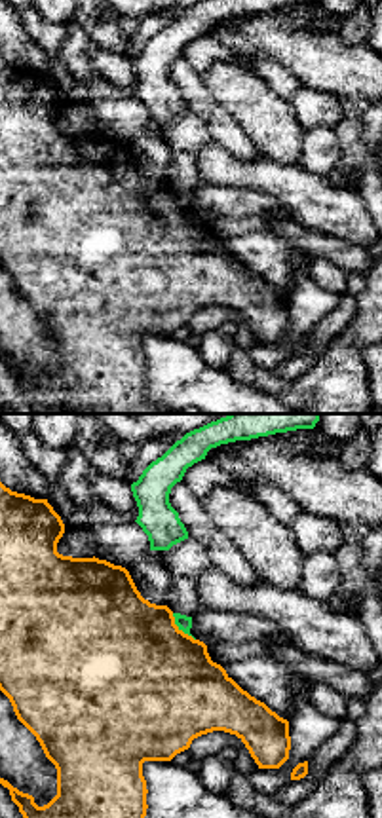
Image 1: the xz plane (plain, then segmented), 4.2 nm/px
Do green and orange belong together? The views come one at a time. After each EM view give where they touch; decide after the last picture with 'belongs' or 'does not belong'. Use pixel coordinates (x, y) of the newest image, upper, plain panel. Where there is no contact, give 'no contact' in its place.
contact (181, 204)

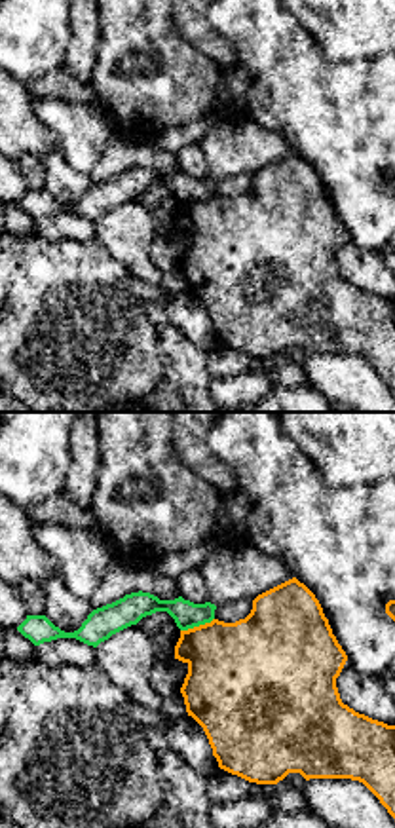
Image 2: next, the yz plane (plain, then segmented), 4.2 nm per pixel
contact (196, 200)

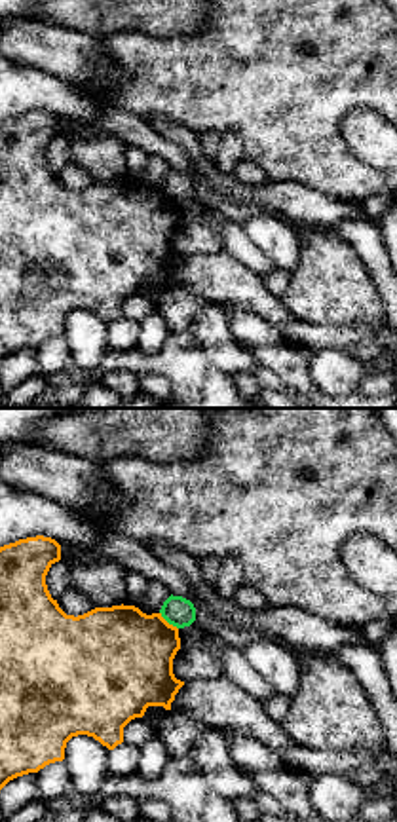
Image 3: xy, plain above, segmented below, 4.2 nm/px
contact (168, 196)

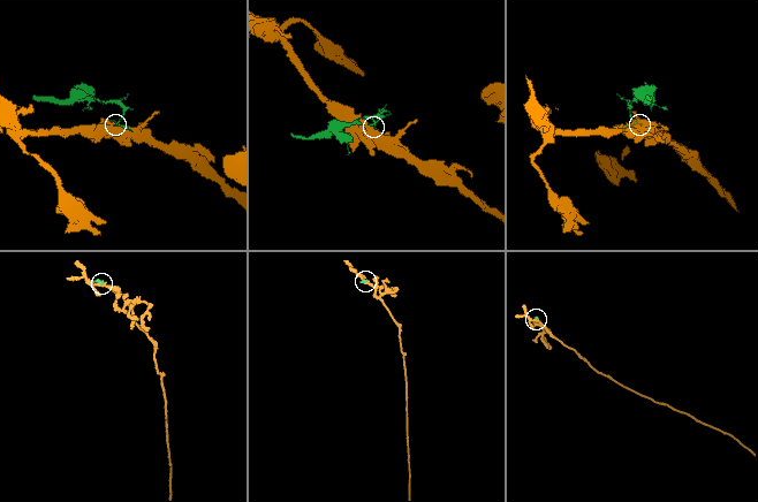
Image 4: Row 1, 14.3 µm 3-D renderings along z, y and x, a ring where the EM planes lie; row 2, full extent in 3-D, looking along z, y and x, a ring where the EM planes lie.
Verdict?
does not belong

